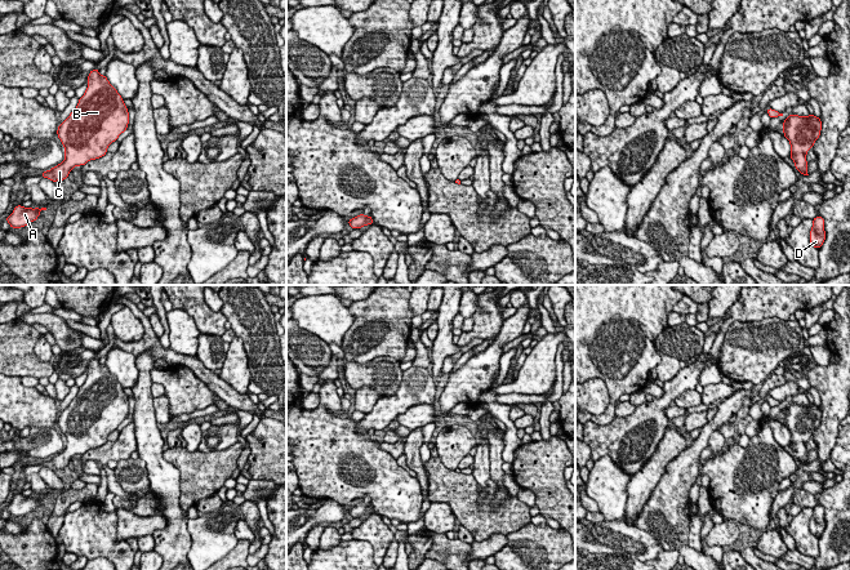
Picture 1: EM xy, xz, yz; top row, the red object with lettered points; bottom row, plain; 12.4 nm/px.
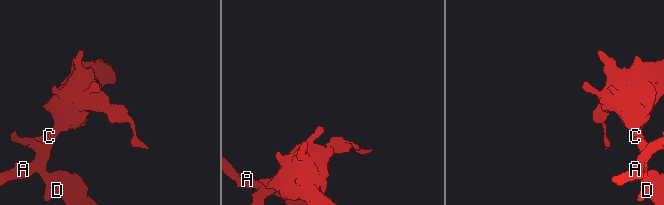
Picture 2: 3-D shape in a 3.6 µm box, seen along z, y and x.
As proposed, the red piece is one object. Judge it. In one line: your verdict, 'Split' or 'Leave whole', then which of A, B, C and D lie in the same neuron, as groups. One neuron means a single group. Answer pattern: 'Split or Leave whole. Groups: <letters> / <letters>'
Leave whole. Groups: A B C D

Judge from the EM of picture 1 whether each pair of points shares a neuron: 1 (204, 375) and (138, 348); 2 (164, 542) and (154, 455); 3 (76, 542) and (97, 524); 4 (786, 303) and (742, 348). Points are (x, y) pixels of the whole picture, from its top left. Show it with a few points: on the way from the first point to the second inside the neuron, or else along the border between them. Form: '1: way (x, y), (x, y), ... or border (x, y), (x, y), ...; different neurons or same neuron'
1: way (187, 361), (172, 359), (155, 347); same neuron
2: way (172, 520), (164, 477); same neuron
3: way (81, 537), (92, 529); same neuron
4: border (788, 319), (764, 317), (742, 323); different neurons

